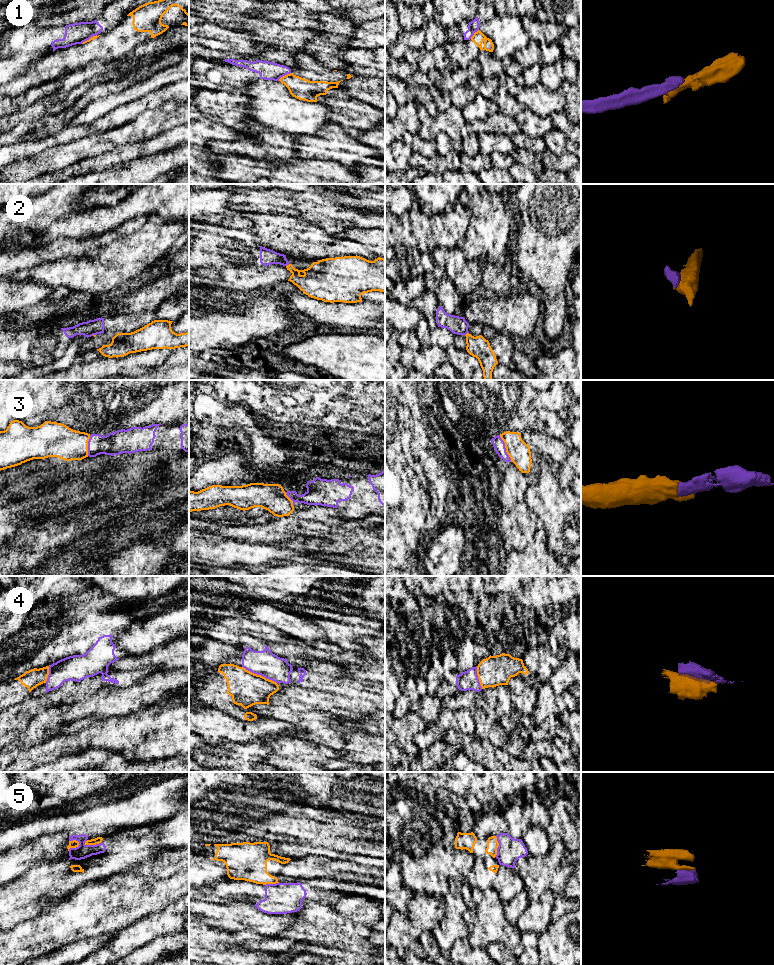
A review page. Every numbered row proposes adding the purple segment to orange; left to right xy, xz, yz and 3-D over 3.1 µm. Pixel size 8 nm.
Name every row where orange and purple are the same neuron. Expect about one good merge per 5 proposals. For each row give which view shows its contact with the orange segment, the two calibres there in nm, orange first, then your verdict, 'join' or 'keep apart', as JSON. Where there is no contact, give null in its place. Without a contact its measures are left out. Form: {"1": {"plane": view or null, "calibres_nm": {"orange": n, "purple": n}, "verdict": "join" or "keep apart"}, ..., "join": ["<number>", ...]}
{"1": {"plane": "xz", "calibres_nm": {"orange": 170, "purple": 140}, "verdict": "keep apart"}, "2": {"plane": "xz", "calibres_nm": {"orange": 200, "purple": 130}, "verdict": "keep apart"}, "3": {"plane": "yz", "calibres_nm": {"orange": 170, "purple": 90}, "verdict": "join"}, "4": {"plane": "xz", "calibres_nm": {"orange": 280, "purple": 200}, "verdict": "keep apart"}, "5": {"plane": "xy", "calibres_nm": {"orange": 60, "purple": 120}, "verdict": "keep apart"}, "join": ["3"]}

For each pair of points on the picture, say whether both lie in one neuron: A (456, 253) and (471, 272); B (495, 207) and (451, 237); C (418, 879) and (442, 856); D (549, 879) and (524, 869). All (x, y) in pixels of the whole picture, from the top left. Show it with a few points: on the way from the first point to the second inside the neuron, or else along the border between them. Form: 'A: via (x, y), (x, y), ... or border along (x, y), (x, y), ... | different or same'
A: via (457, 258), (466, 267) | same
B: border along (468, 205), (471, 220), (467, 233), (459, 244) | different
C: via (424, 873), (436, 861) | same
D: via (543, 873), (530, 869) | same

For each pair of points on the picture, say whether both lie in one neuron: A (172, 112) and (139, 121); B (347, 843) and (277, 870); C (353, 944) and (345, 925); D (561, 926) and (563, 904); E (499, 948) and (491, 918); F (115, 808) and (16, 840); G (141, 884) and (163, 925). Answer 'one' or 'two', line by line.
A: one
B: two
C: one
D: two
E: two
F: one
G: two

